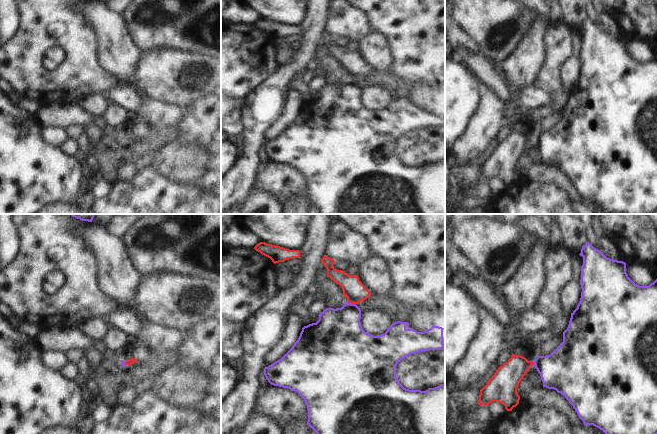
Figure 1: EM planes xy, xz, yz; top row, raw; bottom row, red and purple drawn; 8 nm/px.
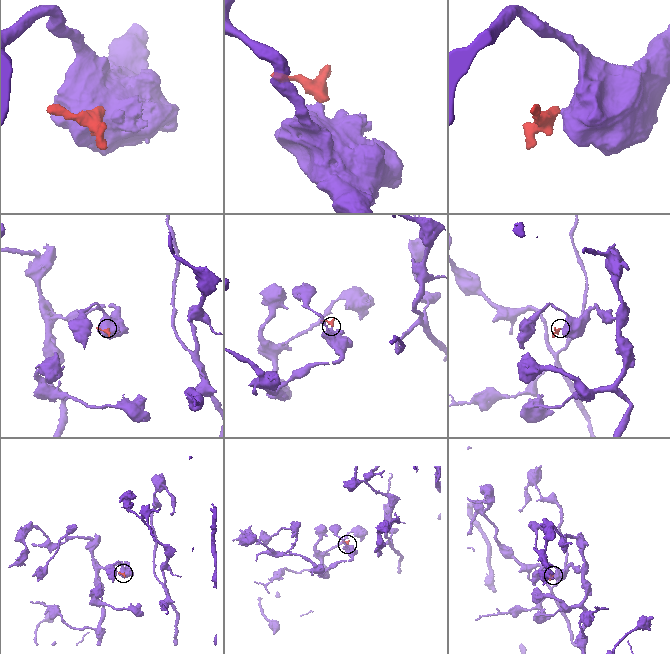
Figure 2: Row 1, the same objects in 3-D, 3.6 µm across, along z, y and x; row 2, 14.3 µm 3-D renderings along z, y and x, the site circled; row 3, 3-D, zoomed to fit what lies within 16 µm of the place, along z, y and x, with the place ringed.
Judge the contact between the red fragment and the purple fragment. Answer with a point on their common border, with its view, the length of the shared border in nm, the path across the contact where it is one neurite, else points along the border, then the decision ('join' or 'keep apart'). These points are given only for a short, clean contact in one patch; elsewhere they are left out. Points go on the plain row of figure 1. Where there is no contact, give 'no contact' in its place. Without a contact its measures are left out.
meets red in xz at (352, 79); contact 70 nm long; border along xz (348, 77), (355, 80); keep apart

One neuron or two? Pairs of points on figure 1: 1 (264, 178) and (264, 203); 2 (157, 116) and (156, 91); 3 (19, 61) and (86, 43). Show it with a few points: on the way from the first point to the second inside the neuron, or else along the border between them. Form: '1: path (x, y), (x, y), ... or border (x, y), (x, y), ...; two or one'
1: border (249, 193), (252, 191), (264, 191), (280, 203); two
2: border (141, 92), (153, 99), (179, 106); two
3: path (36, 44), (40, 40), (69, 40); one

